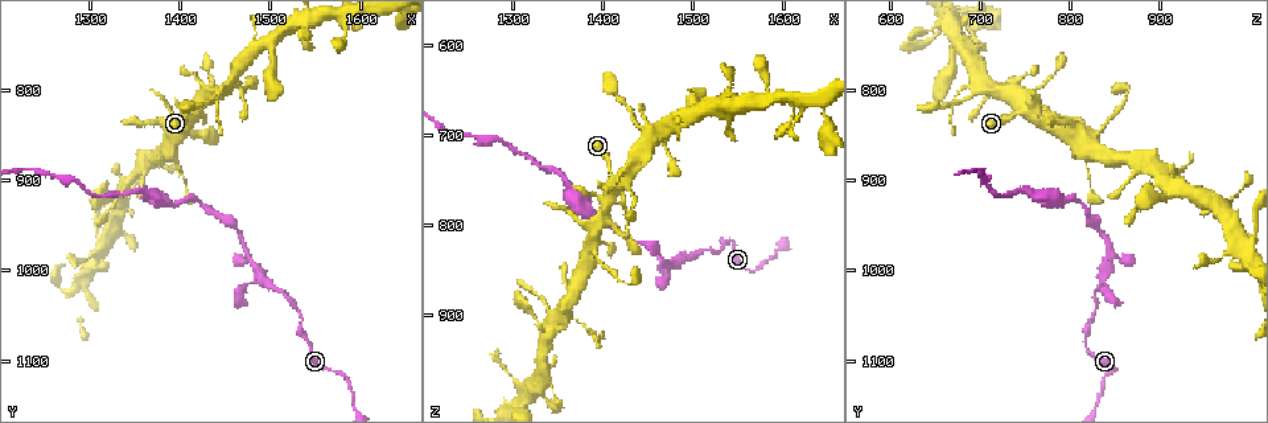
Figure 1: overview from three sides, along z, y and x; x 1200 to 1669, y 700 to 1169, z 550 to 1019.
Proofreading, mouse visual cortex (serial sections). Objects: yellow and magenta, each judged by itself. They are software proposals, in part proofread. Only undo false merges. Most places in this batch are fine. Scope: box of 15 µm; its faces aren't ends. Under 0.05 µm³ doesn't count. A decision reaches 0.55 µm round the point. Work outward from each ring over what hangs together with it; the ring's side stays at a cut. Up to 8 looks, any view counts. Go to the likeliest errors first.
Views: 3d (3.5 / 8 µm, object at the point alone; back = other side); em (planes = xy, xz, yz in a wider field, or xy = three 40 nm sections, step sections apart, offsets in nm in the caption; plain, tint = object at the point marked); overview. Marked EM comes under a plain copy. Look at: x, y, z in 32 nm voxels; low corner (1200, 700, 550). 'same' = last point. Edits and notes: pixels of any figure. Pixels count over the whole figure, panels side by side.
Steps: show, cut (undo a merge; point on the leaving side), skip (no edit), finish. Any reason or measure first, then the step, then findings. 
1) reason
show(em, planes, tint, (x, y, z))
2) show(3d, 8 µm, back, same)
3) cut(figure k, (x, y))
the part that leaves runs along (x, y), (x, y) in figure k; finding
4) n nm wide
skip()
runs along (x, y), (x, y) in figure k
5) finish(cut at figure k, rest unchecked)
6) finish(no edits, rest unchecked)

narrows sharply
show(3d, 8 µm, (1475, 985, 845))

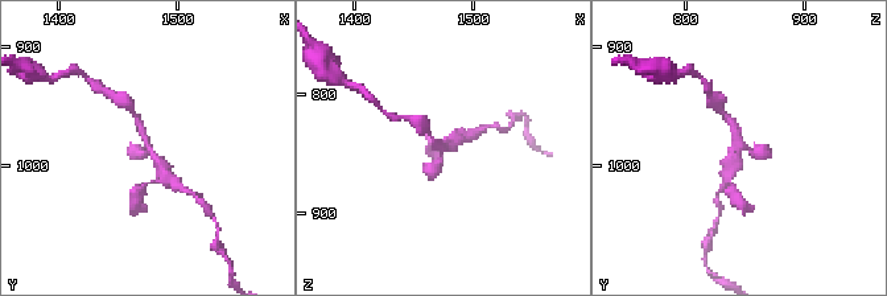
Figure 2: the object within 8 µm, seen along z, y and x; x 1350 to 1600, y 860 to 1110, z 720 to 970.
show(em, xy, step 1, tint, (1476, 986, 848))

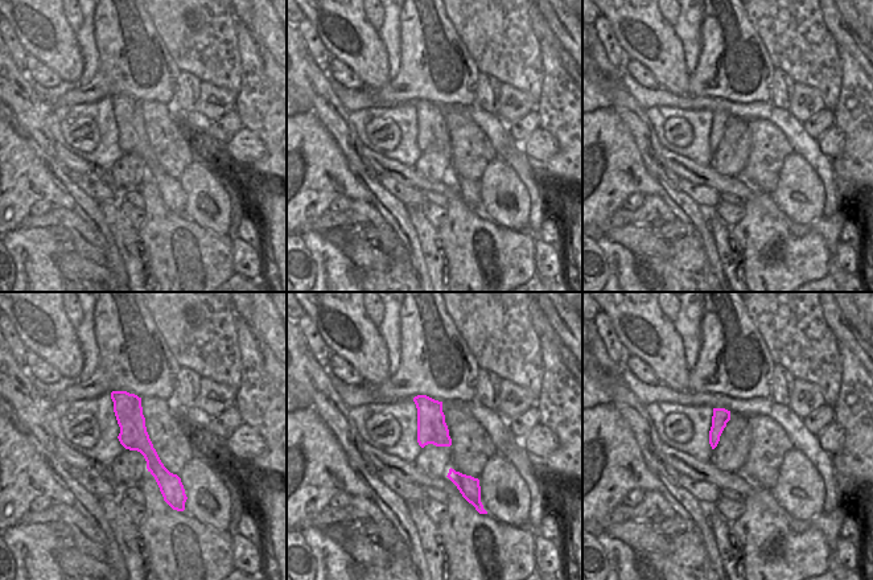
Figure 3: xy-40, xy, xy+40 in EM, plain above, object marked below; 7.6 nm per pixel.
skip()
runs along (115, 394), (153, 465), (181, 494) in figure 3; one cell here

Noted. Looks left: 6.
a narrow waist
show(3d, 3.5 µm, (1475, 795, 720))

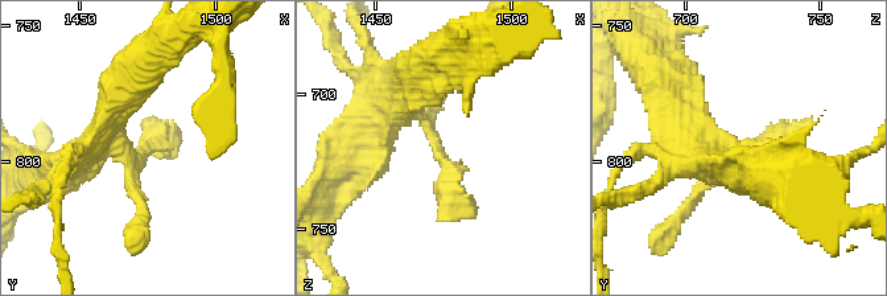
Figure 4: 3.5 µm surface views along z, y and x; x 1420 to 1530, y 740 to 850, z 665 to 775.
show(em, xy, step 2, tint, (1474, 795, 724))

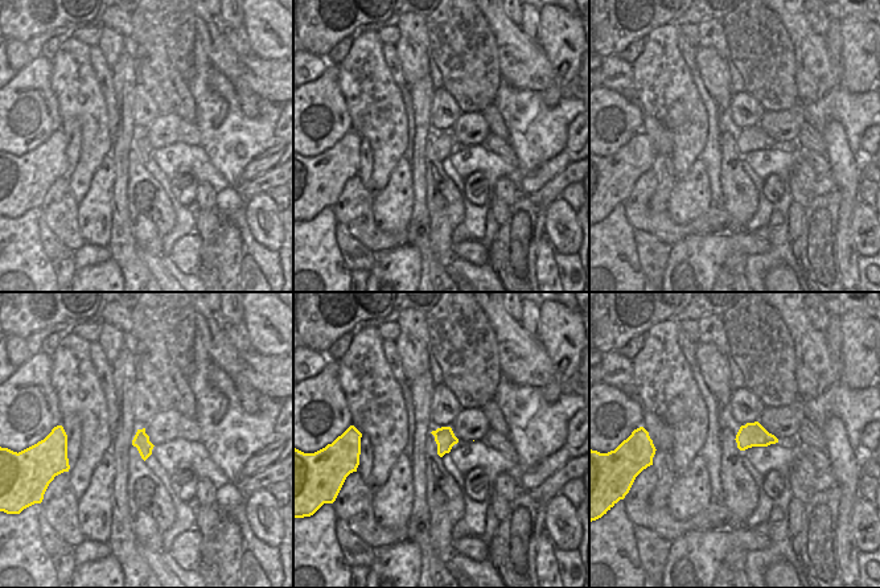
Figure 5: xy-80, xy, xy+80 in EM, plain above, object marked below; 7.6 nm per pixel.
show(em, xy, step 5, tint, same)

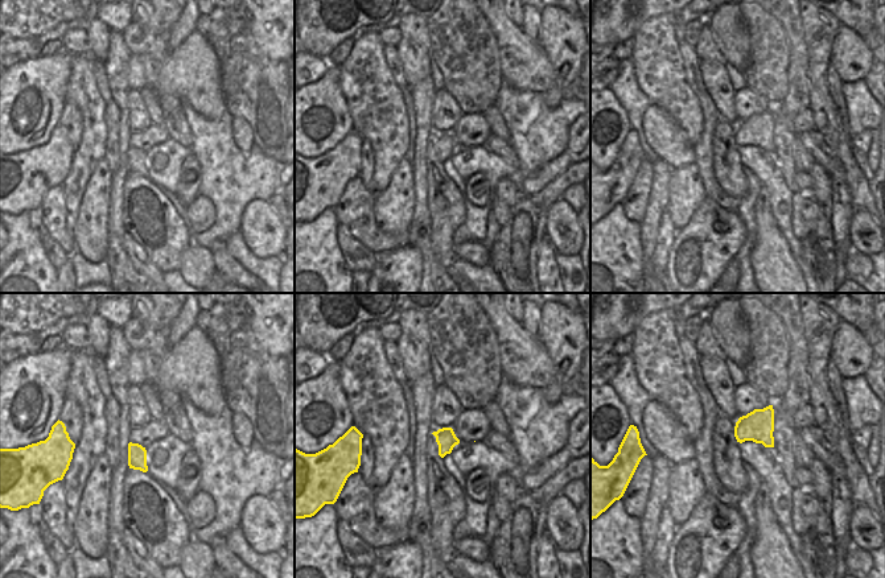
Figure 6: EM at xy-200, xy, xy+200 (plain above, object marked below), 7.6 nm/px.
skip()
runs along (387, 112), (428, 126), (448, 167), (444, 221) in figure 4; all the same cell

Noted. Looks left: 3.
arms part here
show(3d, 8 µm, (1355, 890, 890))

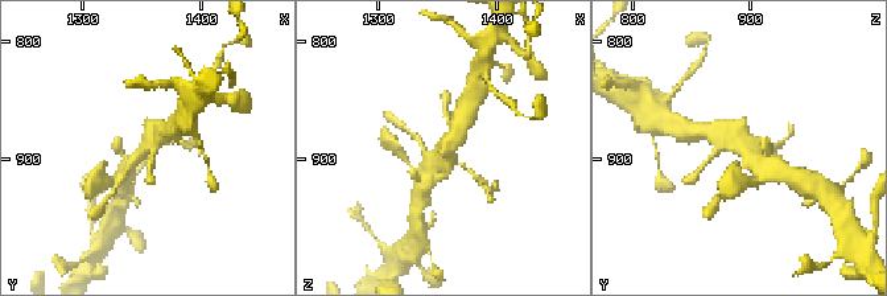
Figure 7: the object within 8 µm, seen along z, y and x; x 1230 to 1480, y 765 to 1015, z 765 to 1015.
now the EM
show(em, xy, step 1, tint, (1356, 884, 894))

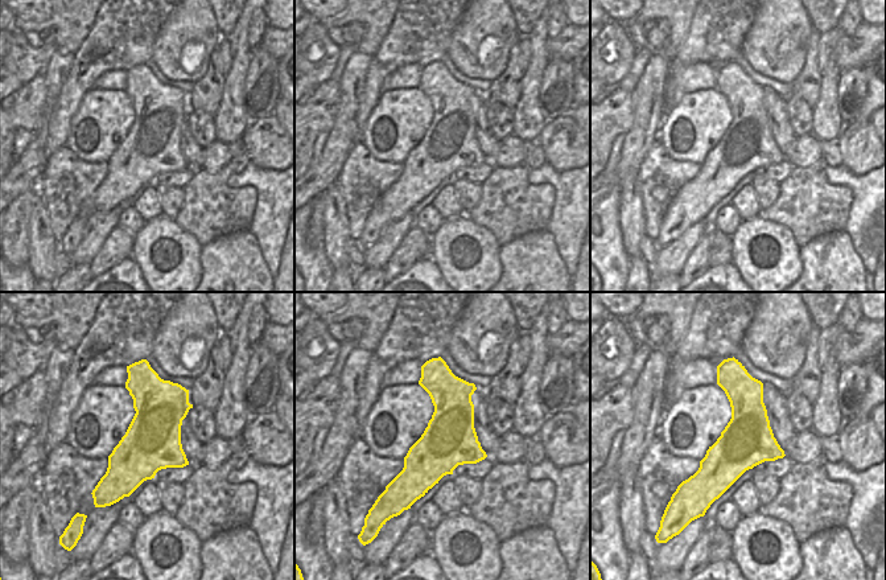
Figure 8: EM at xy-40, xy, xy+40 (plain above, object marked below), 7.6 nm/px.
skip()
all the same cell

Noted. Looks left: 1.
finish(no edits, rest unchecked)

